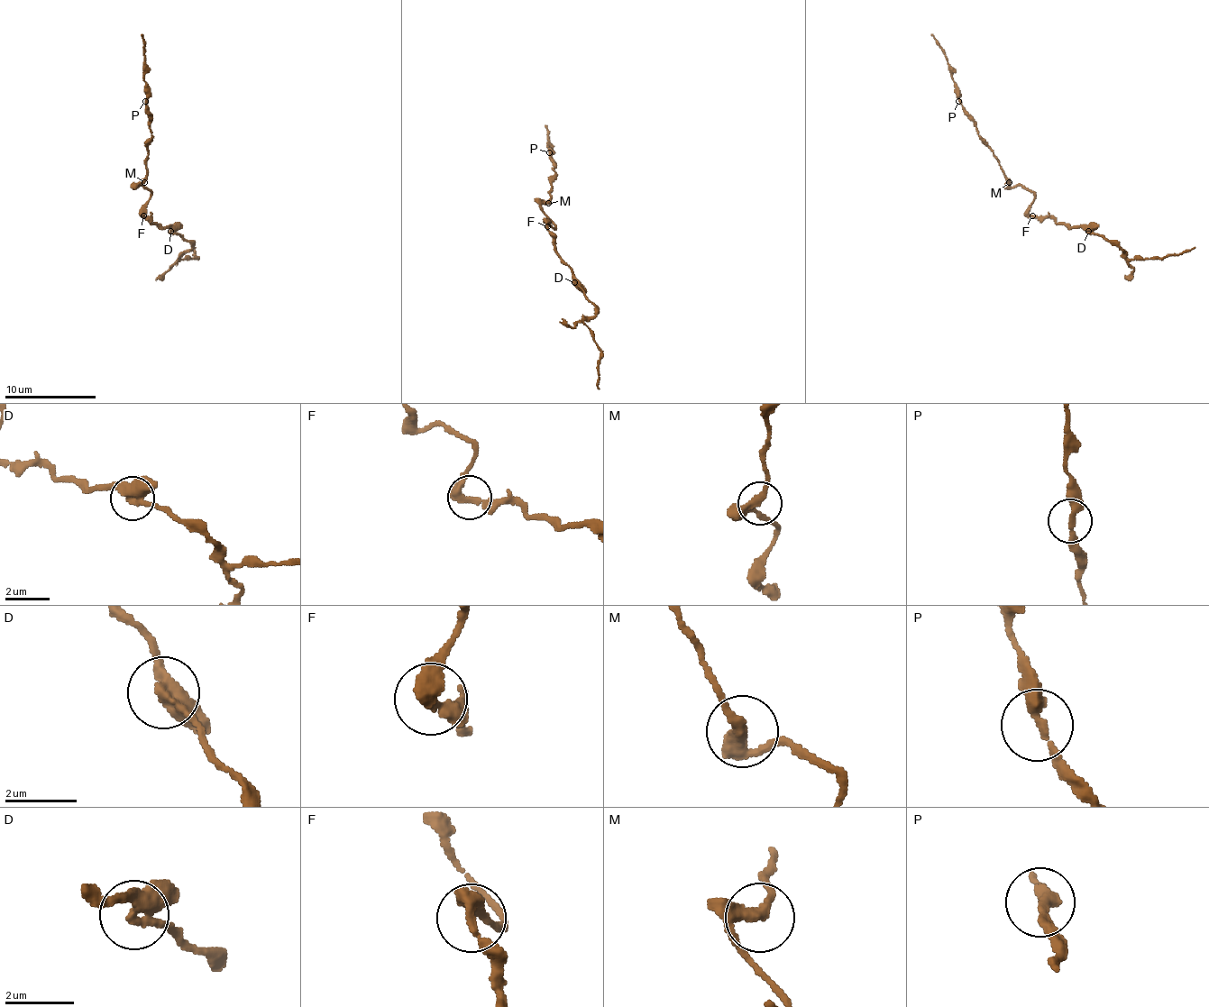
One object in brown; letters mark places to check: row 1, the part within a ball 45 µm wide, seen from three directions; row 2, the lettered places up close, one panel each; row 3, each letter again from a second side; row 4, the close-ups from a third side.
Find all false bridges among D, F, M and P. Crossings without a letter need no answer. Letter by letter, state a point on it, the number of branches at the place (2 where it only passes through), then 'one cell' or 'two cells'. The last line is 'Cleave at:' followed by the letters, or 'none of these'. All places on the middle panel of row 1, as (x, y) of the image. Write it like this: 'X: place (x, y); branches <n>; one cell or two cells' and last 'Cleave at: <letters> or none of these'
D: place (574, 282); branches 3; two cells
F: place (547, 226); branches 2; one cell
M: place (548, 203); branches 3; one cell
P: place (549, 152); branches 2; one cell
Cleave at: D

